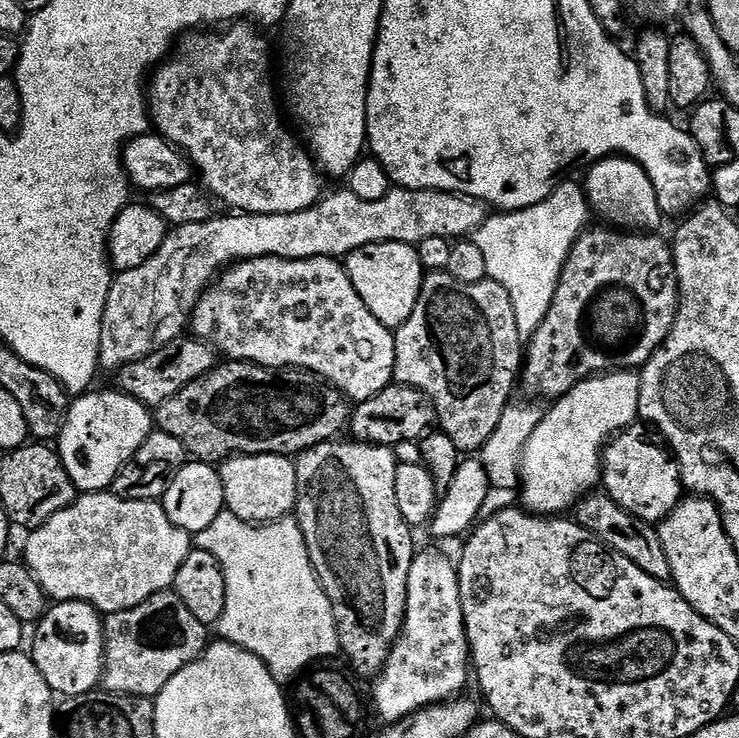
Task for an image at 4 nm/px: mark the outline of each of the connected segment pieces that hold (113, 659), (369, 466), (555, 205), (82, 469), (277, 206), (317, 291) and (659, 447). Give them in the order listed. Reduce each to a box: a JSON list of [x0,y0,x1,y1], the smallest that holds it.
[[103,590,210,698],[294,438,418,678],[474,183,589,338],[58,390,154,494],[146,22,322,214],[190,256,396,402],[602,422,686,526]]

